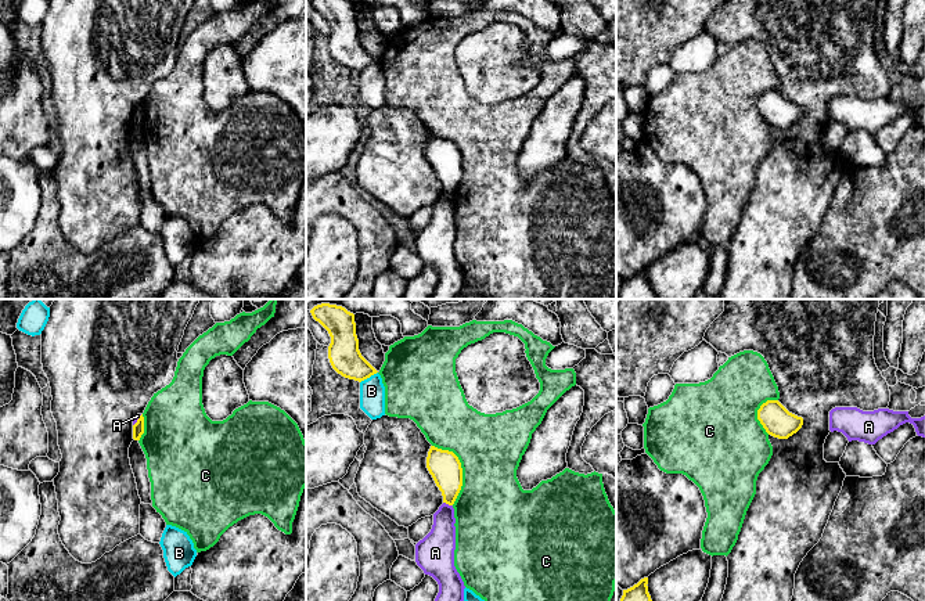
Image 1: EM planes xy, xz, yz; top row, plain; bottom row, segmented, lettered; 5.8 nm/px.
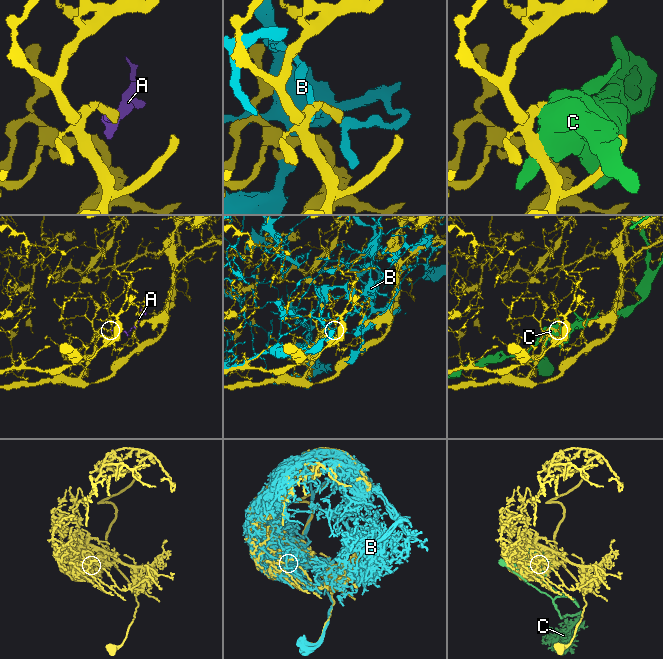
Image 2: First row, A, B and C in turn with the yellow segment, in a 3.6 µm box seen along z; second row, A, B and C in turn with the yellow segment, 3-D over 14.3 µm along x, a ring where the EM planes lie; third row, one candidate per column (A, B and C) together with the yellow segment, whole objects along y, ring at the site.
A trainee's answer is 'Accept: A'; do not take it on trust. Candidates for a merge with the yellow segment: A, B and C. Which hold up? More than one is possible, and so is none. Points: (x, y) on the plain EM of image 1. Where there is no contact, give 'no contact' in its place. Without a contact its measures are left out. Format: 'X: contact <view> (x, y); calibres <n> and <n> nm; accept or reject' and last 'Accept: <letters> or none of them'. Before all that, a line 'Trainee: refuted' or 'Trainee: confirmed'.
Trainee: refuted
A: contact xz (447, 193); calibres 190 and 190 nm; reject
B: contact xz (369, 67); calibres 190 and 140 nm; reject
C: contact xz (461, 158); calibres 190 and 380 nm; reject
Accept: none of them

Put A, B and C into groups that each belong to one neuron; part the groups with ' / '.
A / B / C

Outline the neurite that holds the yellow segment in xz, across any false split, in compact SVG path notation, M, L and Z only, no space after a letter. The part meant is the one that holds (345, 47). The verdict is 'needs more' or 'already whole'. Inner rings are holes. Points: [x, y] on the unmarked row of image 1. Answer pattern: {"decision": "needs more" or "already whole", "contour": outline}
{"decision": "already whole", "contour": "M310 0L310 3L331 26L328 48L338 64L361 72L378 62L359 40L353 3L348 0Z"}

